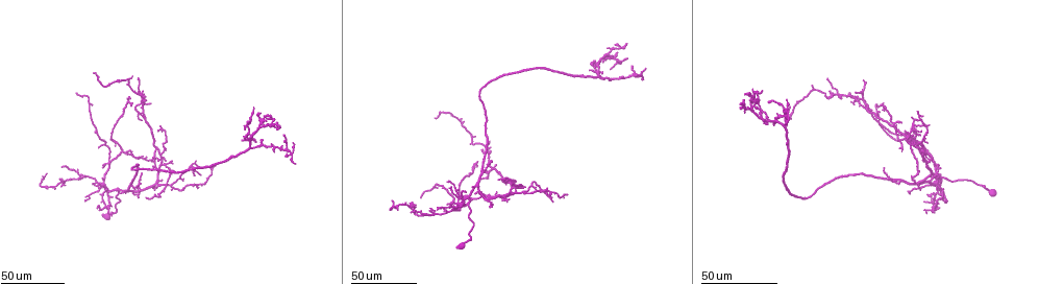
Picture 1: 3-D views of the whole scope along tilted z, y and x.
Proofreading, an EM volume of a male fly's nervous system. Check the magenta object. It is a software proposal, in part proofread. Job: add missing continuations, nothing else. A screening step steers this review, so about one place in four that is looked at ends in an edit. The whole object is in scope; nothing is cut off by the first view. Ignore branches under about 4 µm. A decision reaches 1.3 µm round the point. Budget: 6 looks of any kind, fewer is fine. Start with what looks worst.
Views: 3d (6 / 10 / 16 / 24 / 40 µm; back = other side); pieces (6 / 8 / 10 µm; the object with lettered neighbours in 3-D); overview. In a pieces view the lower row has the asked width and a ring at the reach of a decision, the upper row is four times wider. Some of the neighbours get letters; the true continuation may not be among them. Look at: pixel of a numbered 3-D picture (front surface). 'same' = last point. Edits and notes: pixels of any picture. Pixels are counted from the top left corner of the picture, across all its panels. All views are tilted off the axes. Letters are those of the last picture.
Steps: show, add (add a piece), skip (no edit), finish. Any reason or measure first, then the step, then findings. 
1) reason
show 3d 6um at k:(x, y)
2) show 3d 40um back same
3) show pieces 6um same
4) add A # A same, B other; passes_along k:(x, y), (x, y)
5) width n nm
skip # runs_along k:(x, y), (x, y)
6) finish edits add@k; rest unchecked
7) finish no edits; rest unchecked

thin end
show 3d 40um at 1:(568, 194)

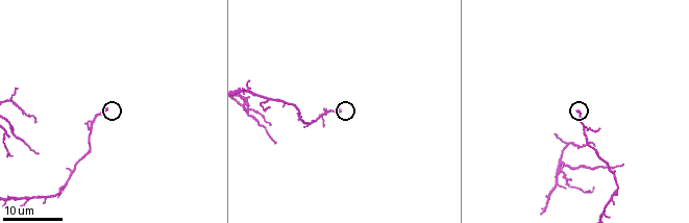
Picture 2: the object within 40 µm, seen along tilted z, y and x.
closer look
show 3d 6um at 2:(578, 109)

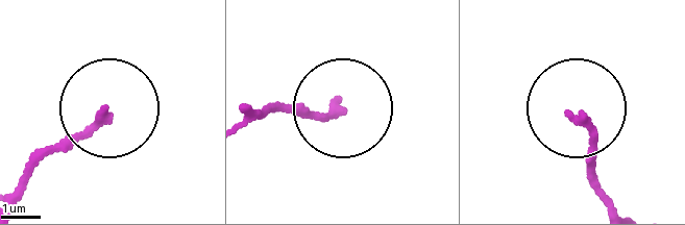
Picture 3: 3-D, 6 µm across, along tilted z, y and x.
show pieces 6um at 3:(576, 116)

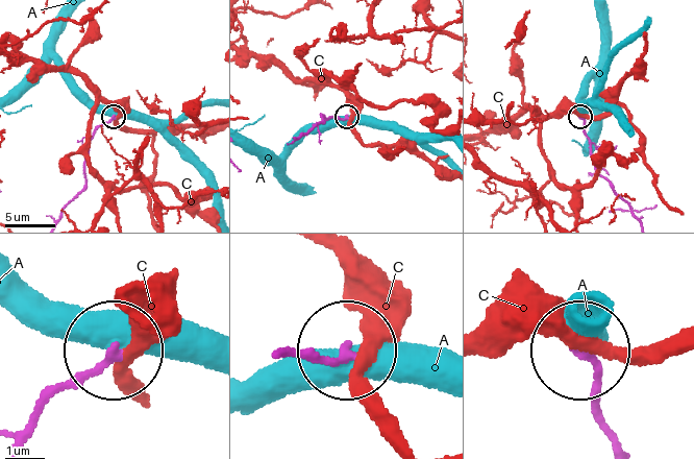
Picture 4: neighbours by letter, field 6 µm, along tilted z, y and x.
skip # A other, C other; runs_along 4:(295, 354), (340, 354); no lettered piece goes on from it

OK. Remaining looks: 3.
free end
show 3d 24um at 1:(151, 102)

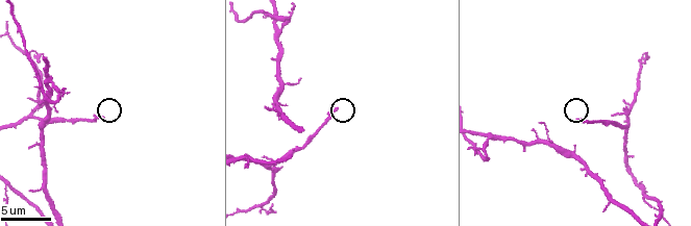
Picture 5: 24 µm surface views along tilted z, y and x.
show pieces 10um at 5:(337, 109)

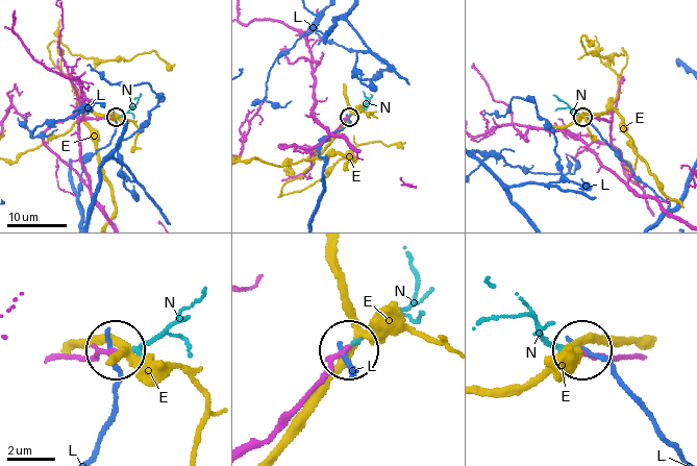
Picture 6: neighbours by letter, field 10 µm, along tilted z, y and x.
add N # E other, L other, N same; passes_along 6:(53, 354), (91, 356), (147, 342), (197, 297); the neuron continues

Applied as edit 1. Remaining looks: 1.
finish edits add@6; rest unchecked

